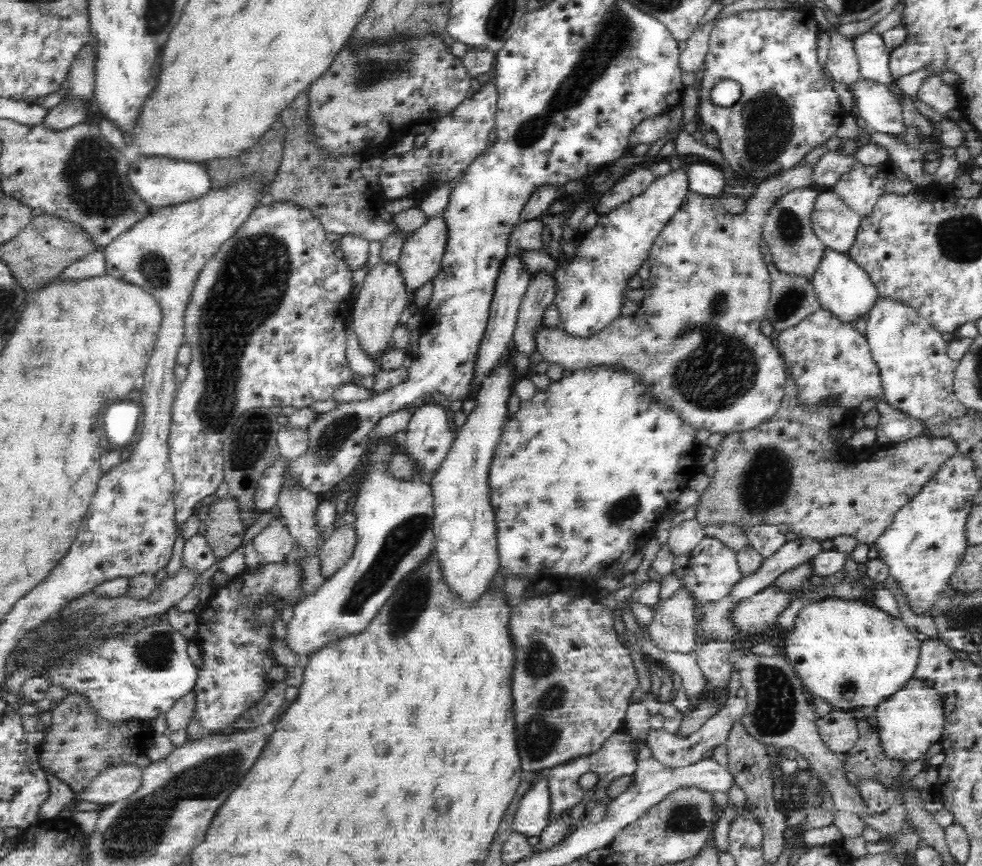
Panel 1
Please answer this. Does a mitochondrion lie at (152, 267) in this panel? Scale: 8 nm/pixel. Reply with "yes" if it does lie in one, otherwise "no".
yes

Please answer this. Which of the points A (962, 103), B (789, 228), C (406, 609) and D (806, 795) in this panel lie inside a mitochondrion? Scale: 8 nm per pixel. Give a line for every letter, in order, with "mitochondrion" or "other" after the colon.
A: other
B: mitochondrion
C: mitochondrion
D: mitochondrion

